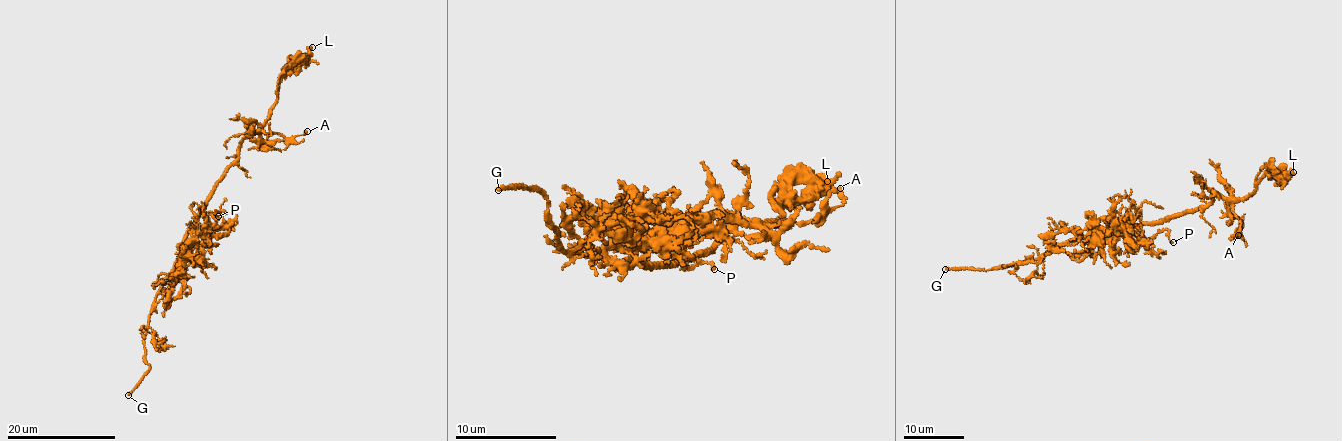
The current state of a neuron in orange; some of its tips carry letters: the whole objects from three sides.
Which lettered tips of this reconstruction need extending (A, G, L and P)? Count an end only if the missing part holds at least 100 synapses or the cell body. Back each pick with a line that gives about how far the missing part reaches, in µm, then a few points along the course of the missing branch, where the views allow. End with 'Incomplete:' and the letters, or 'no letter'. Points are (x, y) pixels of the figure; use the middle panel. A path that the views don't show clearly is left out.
G: Missing length about 35 µm
Incomplete: G

